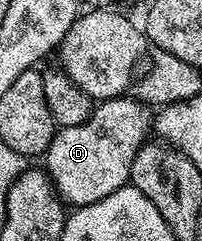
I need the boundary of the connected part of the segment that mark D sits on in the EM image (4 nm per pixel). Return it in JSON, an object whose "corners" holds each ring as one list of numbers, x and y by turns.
{"corners":[[115,96,112,100,99,101,93,107,92,116,82,126,61,128,53,136,48,151,42,157,43,167,46,169,48,179,56,190,56,195,68,206,93,204,118,189,125,187,132,178,132,163,136,151,145,143,147,132,150,132,150,112,141,101,128,96]]}

